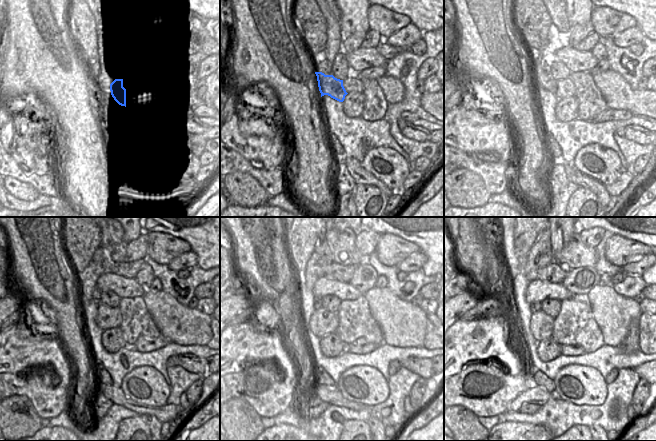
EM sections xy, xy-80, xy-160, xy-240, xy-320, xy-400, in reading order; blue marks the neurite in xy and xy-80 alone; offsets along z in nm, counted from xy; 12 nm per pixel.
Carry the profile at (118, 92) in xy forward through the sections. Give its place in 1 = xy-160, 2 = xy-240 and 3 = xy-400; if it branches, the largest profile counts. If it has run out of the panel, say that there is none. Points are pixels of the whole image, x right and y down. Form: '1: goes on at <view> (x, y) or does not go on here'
1: goes on at xy-160 (547, 82)
2: goes on at xy-240 (98, 265)
3: goes on at xy-400 (540, 255)

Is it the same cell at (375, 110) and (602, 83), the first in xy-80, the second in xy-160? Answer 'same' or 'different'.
different

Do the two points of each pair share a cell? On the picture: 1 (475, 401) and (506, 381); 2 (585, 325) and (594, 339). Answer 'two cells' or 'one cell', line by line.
1: one cell
2: one cell

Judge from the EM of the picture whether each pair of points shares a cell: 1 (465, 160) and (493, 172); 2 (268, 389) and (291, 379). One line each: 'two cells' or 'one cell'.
1: one cell
2: two cells

